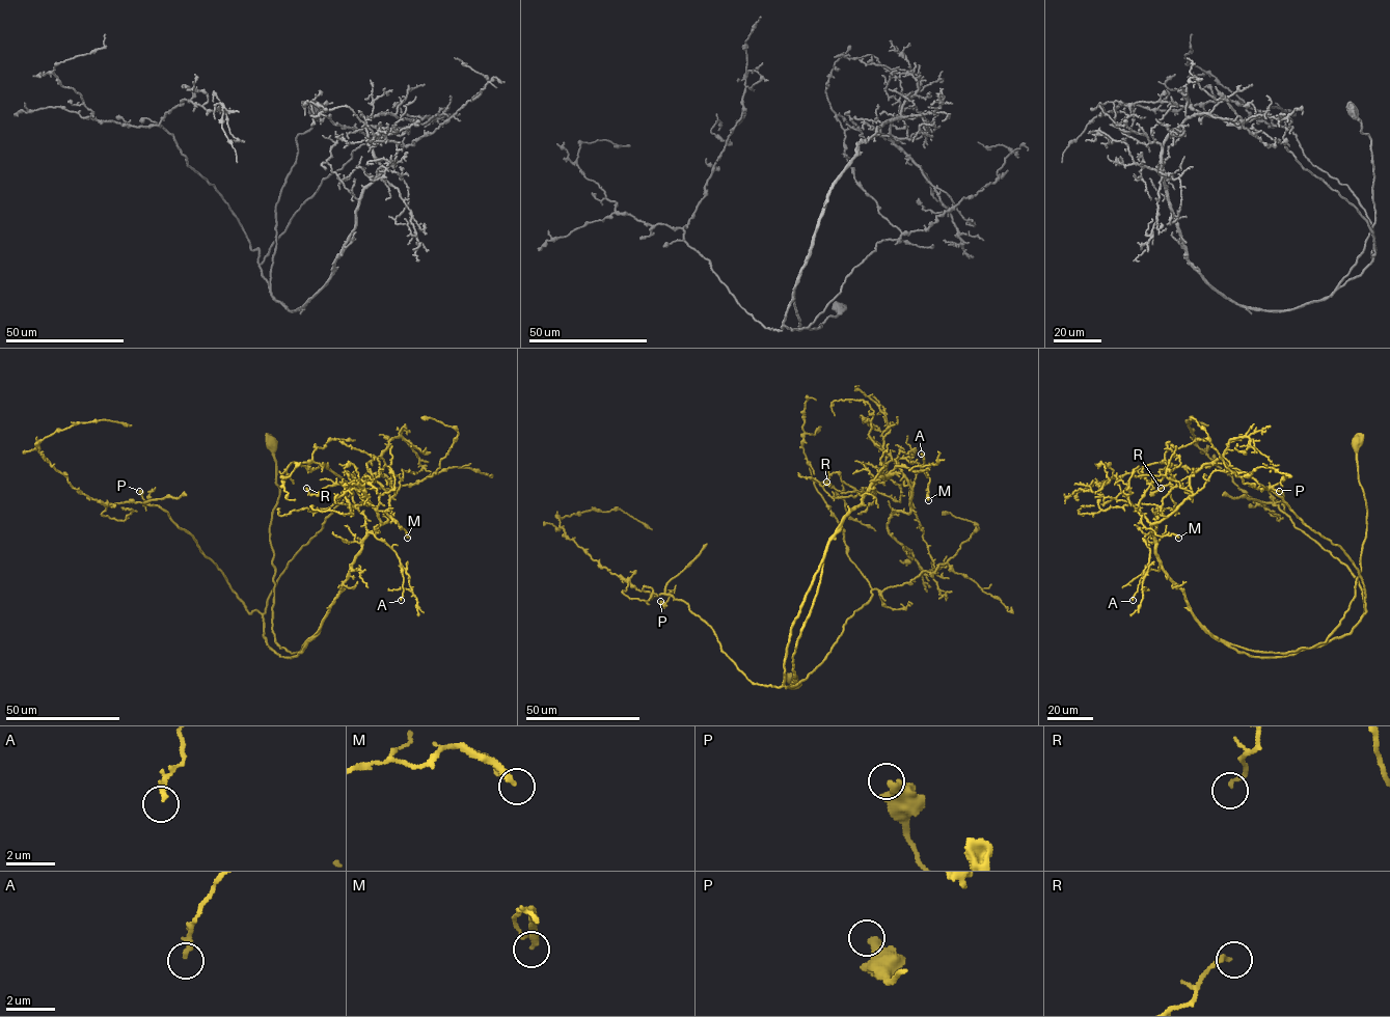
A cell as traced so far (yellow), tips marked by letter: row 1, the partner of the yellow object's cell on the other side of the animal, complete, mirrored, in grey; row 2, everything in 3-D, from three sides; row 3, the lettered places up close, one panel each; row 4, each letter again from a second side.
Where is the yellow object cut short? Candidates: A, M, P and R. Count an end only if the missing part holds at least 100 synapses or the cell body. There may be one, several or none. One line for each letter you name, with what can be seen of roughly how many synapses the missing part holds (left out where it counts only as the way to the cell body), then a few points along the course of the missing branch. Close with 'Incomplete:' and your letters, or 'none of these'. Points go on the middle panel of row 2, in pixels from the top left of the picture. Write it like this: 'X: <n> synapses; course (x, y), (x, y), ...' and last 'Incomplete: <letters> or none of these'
Incomplete: none of these

